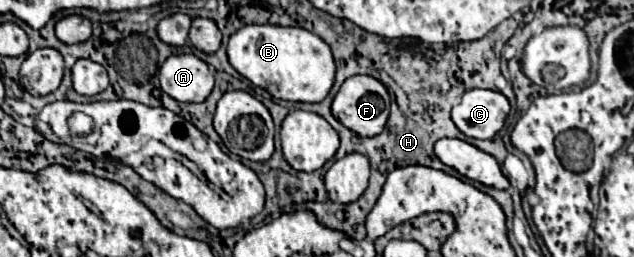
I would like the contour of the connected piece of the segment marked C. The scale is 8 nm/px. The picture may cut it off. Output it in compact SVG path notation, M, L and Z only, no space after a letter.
M473 88L463 94L457 106L453 106L451 116L465 136L487 140L503 128L509 110L509 100L501 92Z

